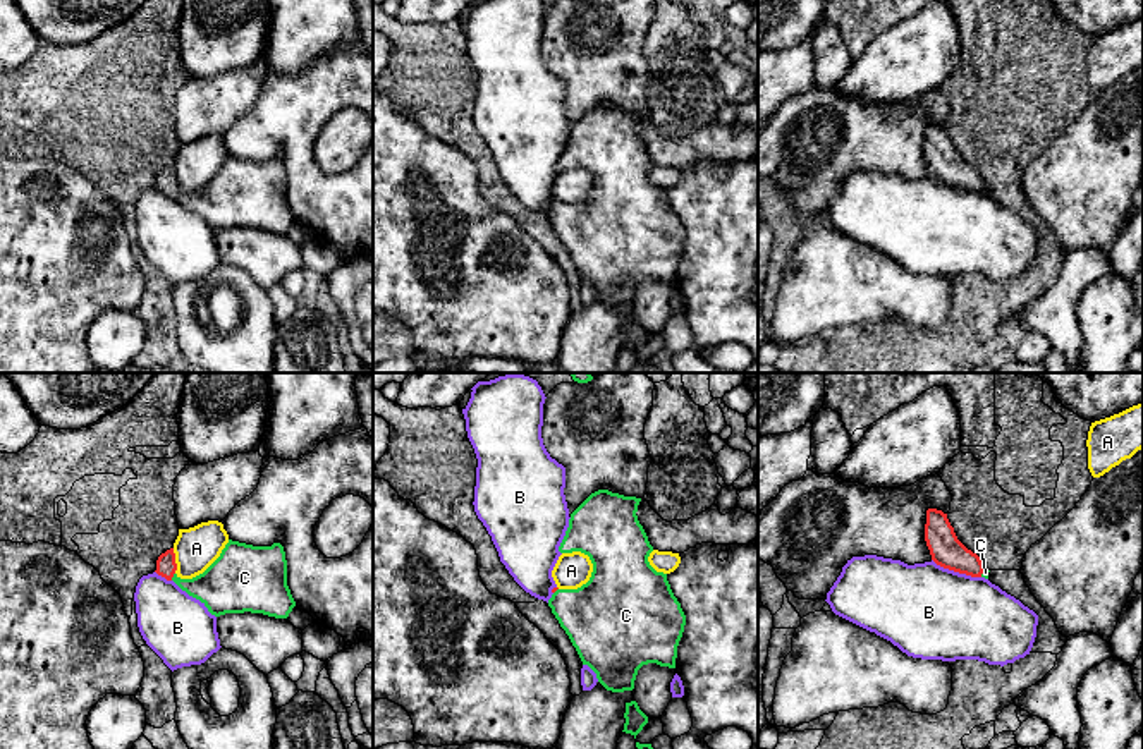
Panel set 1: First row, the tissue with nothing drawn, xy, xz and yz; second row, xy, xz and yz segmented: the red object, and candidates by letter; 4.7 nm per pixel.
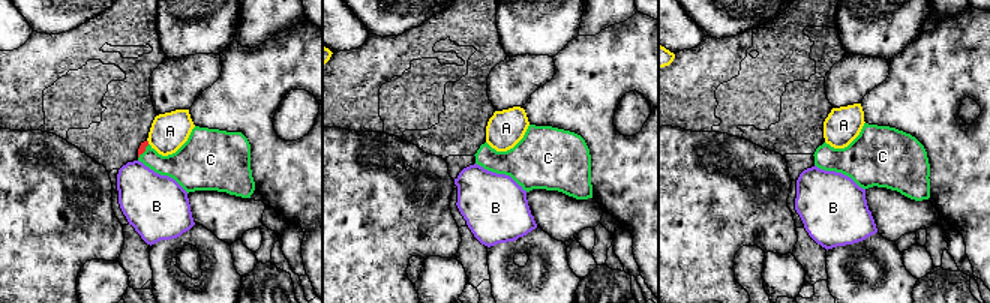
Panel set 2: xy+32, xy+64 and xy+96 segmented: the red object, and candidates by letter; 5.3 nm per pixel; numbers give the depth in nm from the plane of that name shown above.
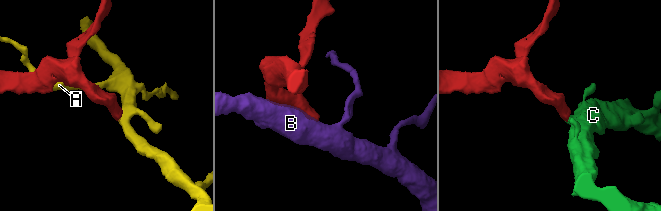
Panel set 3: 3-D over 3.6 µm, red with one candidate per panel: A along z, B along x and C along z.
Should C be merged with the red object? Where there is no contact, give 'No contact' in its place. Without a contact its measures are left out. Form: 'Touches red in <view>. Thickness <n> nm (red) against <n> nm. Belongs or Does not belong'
Touches red in xy. Thickness 100 nm (red) against 240 nm. Belongs

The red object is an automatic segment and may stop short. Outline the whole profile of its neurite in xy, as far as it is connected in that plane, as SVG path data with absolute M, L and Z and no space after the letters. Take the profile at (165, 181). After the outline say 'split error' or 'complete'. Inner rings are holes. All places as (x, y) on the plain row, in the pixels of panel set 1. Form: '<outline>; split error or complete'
M229 155L203 189L180 194L175 186L175 168L170 163L158 172L155 187L199 215L215 232L251 227L287 234L296 222L280 158L253 161Z; split error

